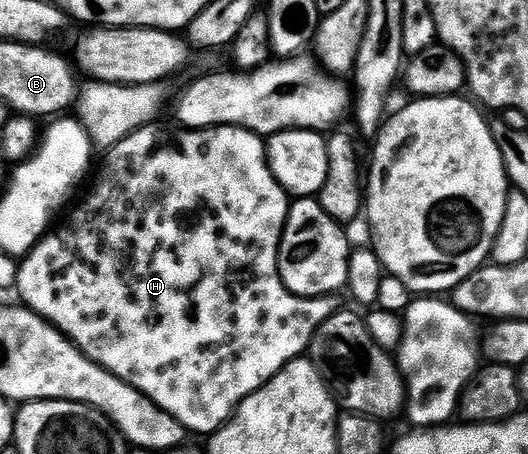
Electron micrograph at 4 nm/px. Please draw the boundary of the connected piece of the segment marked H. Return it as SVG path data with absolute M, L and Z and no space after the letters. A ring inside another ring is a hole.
M144 126L138 128L136 132L130 132L121 142L117 142L114 148L106 149L103 160L103 169L99 172L99 177L95 180L95 185L91 188L91 193L83 200L83 205L76 210L71 216L71 224L64 226L60 232L52 231L43 237L32 252L28 252L22 257L19 264L19 283L17 285L17 293L24 305L31 311L43 317L43 319L55 325L84 356L87 356L93 363L99 364L107 372L111 372L118 380L123 380L127 384L132 384L137 391L145 394L157 406L161 406L161 410L165 410L173 418L177 418L177 422L181 422L188 433L207 432L206 434L214 434L235 415L235 410L239 403L245 398L249 398L249 394L253 394L261 386L265 386L265 382L269 382L269 378L273 378L283 369L289 362L300 359L310 349L311 339L314 338L316 330L325 323L328 318L337 310L335 304L336 297L328 294L317 297L297 297L283 285L283 279L279 273L279 244L283 240L283 227L287 222L287 209L289 207L289 194L277 182L277 178L271 173L270 166L267 165L267 146L264 137L258 136L255 132L250 132L244 128L196 128L194 130L178 130L179 132L162 132L156 126Z

